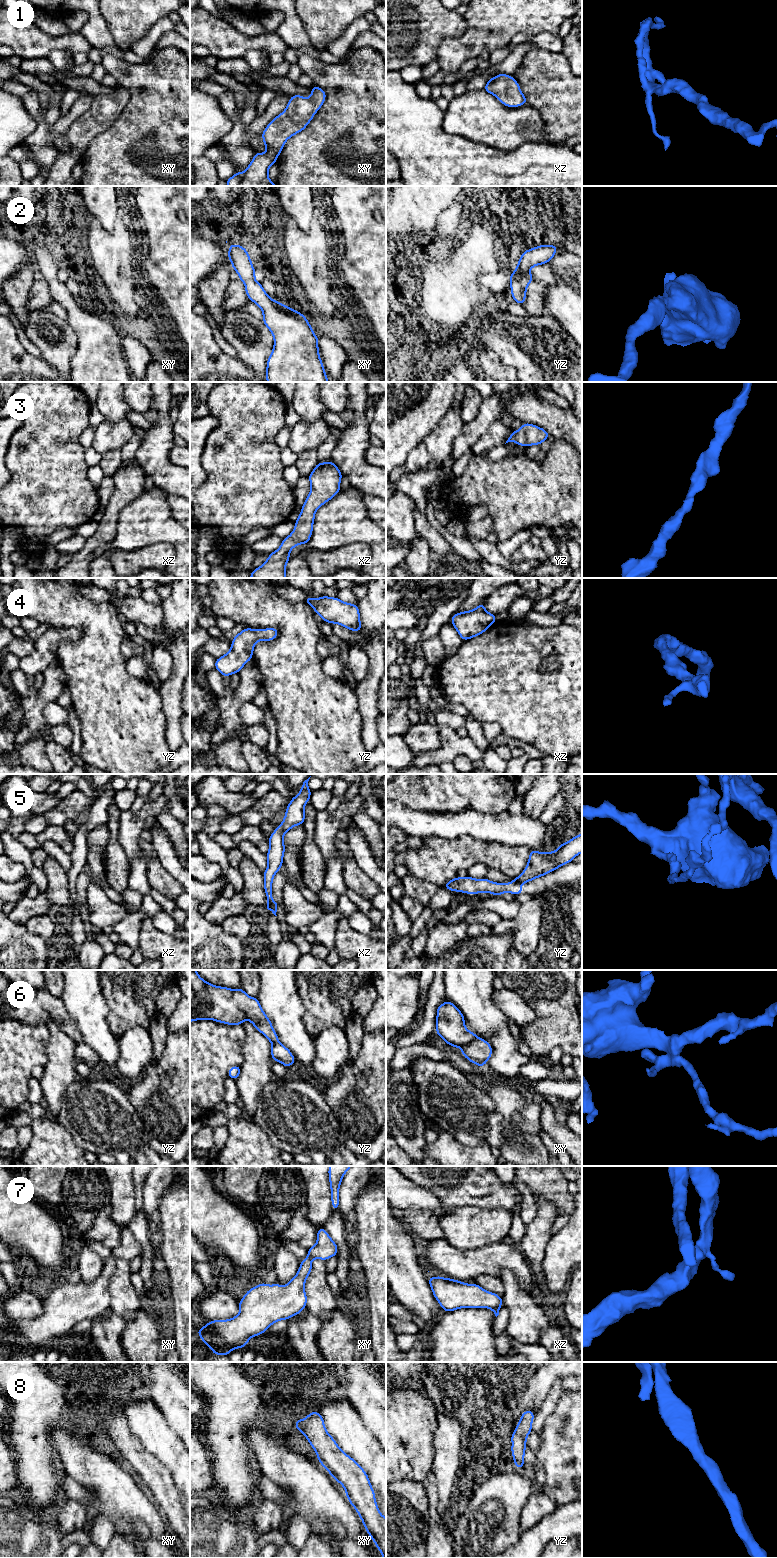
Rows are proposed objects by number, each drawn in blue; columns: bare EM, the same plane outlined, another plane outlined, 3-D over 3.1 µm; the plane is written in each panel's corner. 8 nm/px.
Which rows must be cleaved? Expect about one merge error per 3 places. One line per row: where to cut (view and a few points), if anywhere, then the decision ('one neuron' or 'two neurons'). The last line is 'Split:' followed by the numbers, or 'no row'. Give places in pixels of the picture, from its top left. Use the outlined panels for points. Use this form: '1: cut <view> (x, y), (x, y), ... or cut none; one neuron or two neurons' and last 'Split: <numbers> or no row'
1: cut none; one neuron
2: cut none; one neuron
3: cut none; one neuron
4: cut none; one neuron
5: cut xz (273, 901), (270, 909); two neurons
6: cut xy (477, 1037), (463, 1047); two neurons
7: cut none; one neuron
8: cut none; one neuron
Split: 5, 6

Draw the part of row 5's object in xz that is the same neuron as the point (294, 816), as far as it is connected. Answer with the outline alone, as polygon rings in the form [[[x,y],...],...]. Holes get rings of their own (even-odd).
[[[310,776],[311,777],[311,776]],[[310,777],[301,785],[300,793],[292,797],[286,808],[283,822],[275,829],[269,837],[269,851],[266,854],[268,867],[263,871],[264,889],[268,900],[265,906],[266,910],[272,909],[272,882],[274,875],[280,870],[283,864],[283,856],[285,853],[284,835],[294,826],[302,825],[305,821],[304,807],[310,801],[311,790],[308,787]]]

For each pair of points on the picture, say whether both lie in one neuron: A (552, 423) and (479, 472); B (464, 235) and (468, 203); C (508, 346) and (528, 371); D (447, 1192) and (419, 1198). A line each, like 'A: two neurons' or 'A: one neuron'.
A: two neurons
B: two neurons
C: one neuron
D: two neurons

